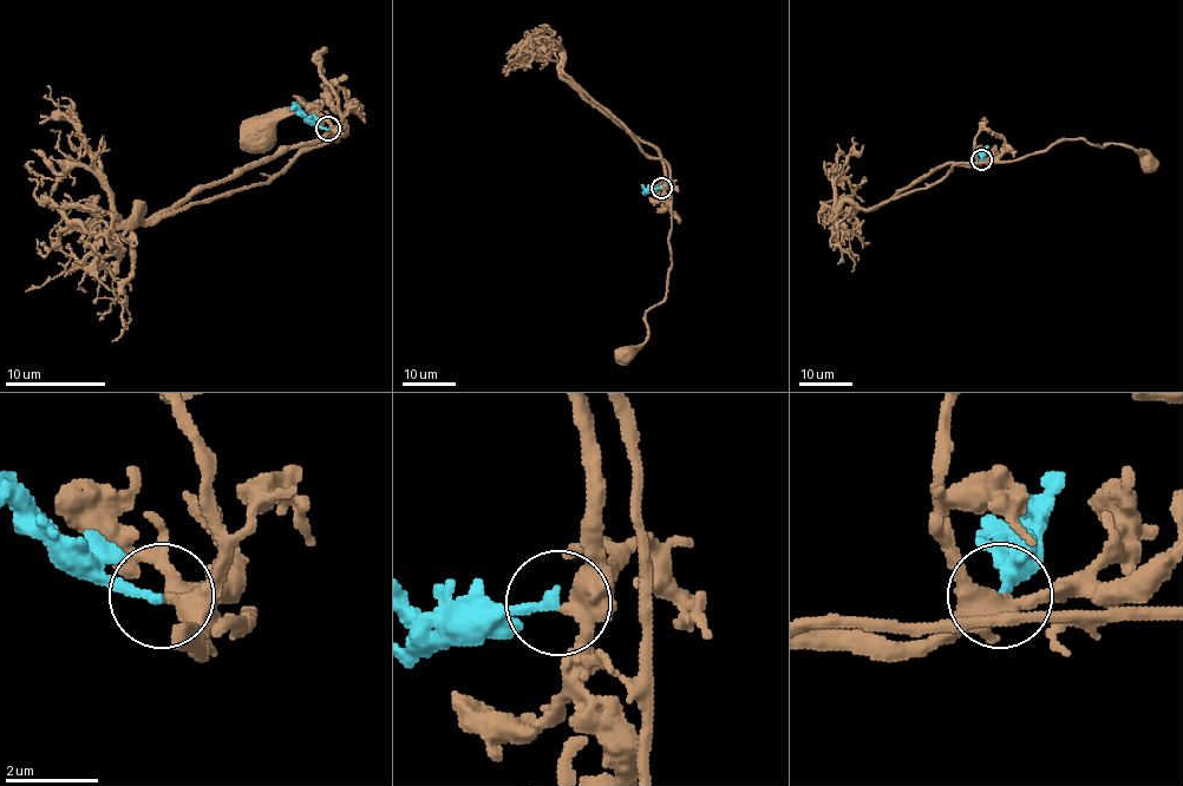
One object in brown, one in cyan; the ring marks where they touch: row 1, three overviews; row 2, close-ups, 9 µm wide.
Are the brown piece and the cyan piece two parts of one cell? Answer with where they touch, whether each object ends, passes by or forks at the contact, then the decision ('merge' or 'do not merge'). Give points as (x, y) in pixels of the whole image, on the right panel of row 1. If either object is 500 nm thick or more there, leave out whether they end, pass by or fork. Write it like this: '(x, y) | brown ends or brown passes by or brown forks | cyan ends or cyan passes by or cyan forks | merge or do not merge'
(981, 159) | brown forks | cyan ends | merge

